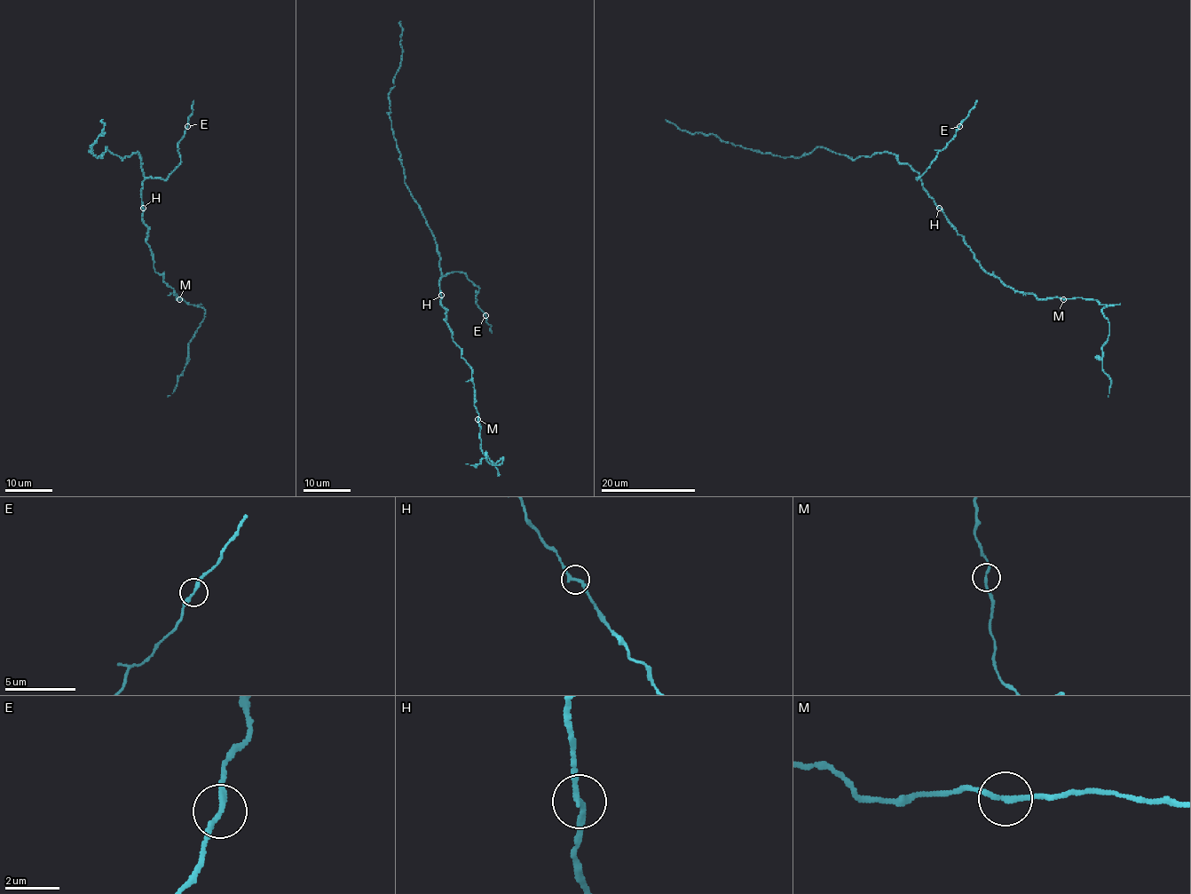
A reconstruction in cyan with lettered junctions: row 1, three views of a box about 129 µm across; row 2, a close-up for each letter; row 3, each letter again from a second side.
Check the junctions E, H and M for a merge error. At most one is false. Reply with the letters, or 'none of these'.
none of these

